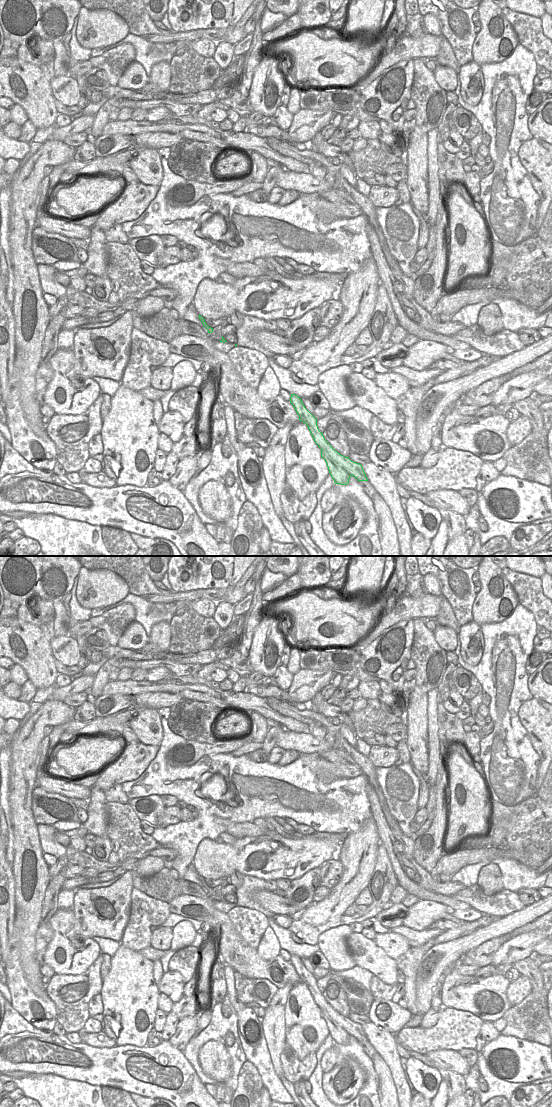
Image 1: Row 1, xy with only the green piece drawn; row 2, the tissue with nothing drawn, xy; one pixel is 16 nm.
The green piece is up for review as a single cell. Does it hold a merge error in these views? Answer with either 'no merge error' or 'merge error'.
merge error

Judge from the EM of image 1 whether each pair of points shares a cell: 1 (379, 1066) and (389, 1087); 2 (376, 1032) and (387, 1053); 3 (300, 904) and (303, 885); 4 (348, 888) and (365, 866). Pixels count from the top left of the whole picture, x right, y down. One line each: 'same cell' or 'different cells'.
1: same cell
2: same cell
3: same cell
4: same cell

